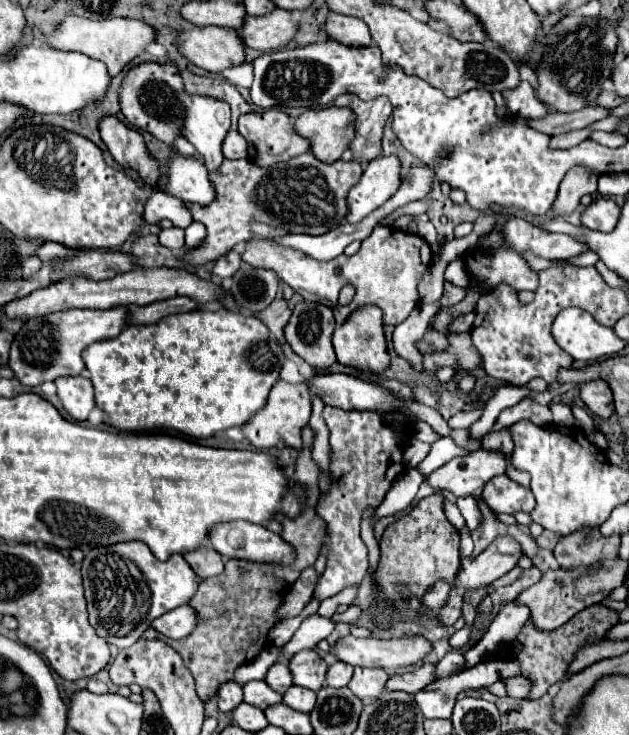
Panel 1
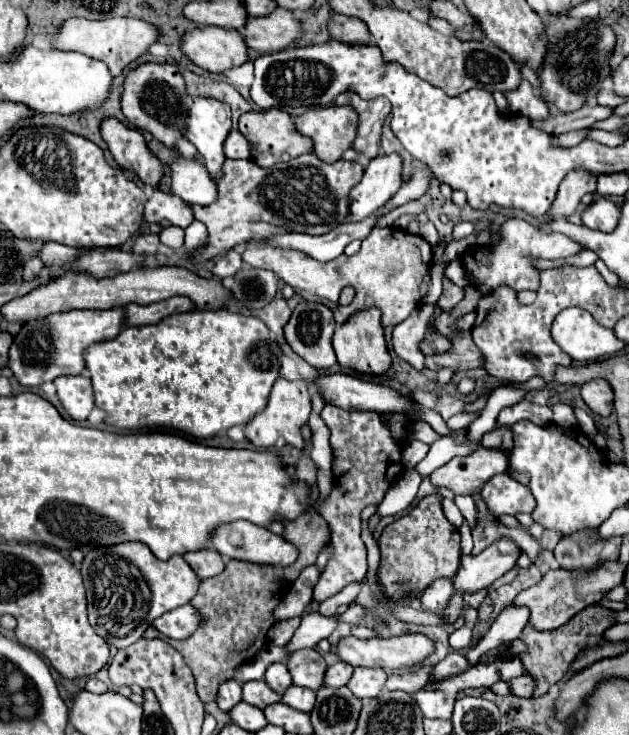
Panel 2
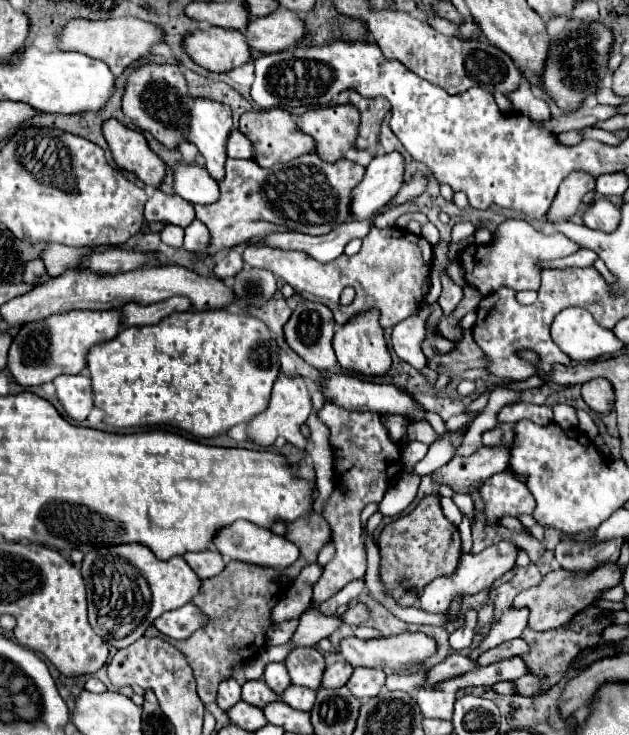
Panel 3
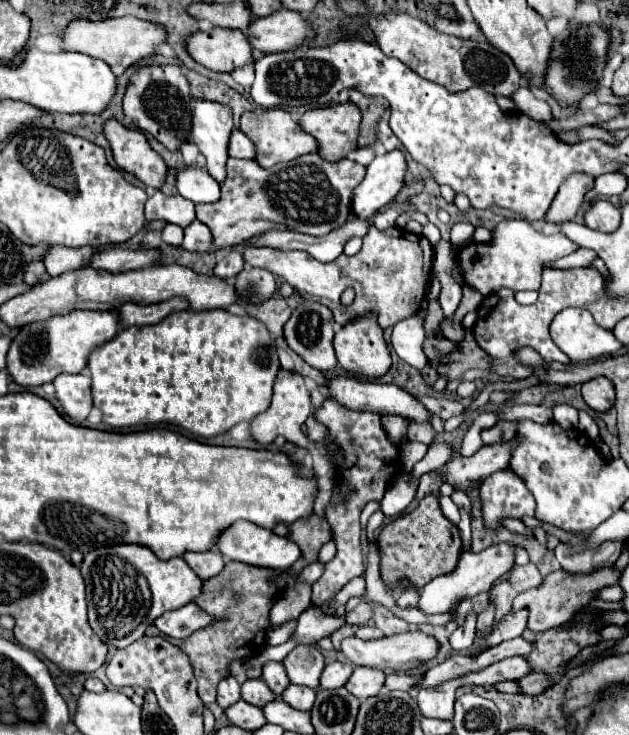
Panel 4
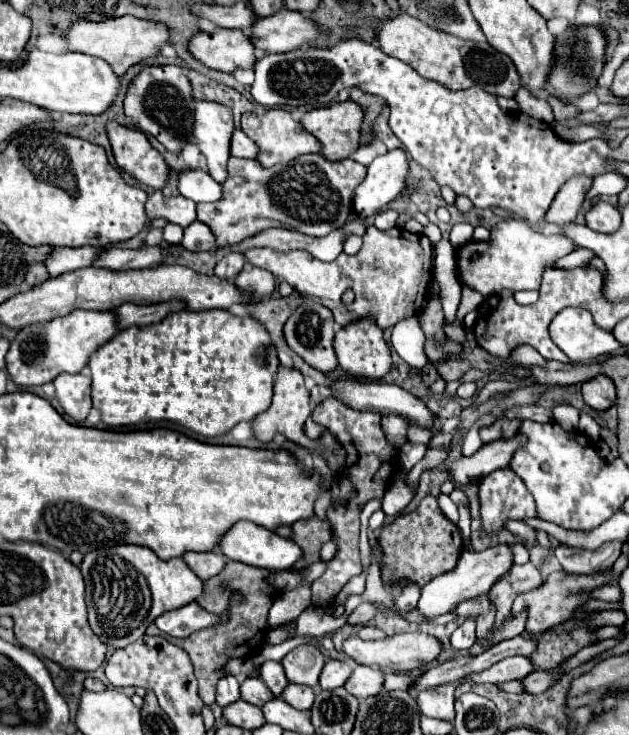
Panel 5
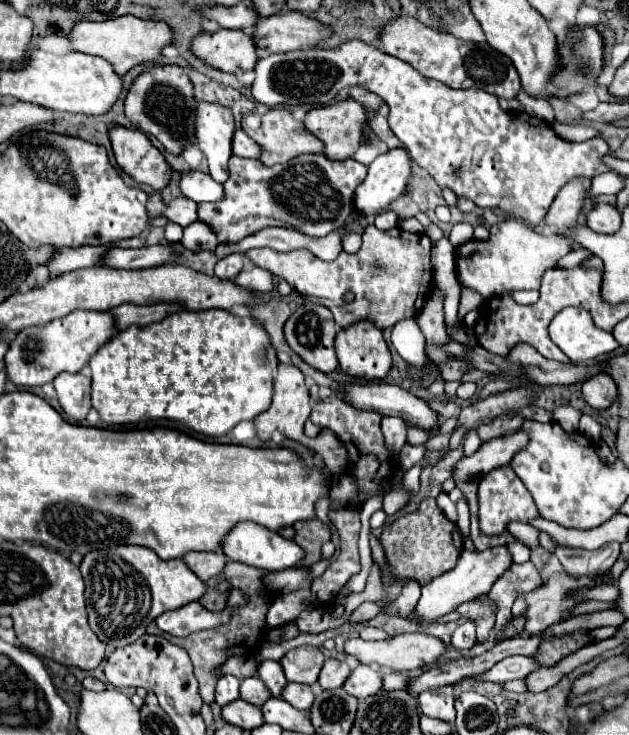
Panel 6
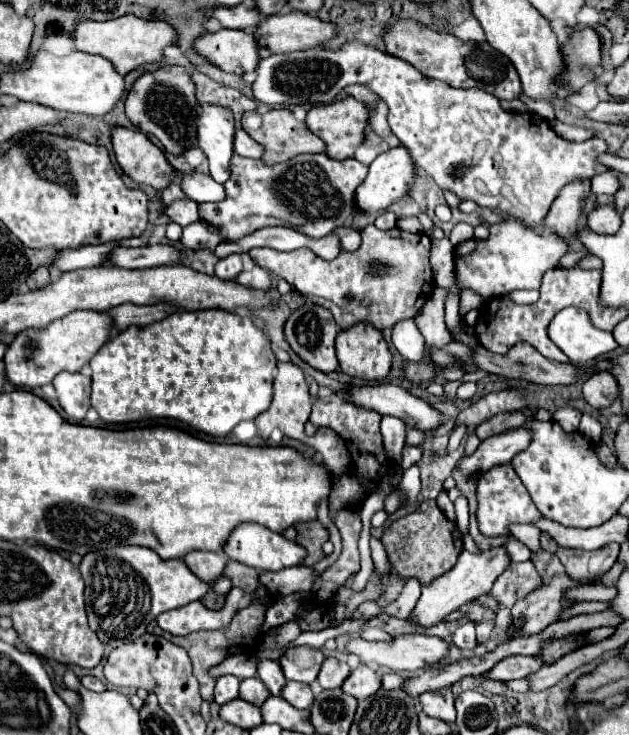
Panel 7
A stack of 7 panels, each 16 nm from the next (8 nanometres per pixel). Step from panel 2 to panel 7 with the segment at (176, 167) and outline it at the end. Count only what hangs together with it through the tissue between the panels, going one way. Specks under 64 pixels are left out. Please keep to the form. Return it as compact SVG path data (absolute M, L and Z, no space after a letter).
M192 172L182 176L182 192L194 200L194 202L220 202L224 200L224 188L222 184L214 182L208 174Z

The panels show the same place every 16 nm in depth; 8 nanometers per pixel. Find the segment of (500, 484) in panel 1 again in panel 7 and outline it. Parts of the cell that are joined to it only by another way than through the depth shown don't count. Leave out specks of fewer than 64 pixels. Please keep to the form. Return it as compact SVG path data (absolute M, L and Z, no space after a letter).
M510 464L492 468L492 472L484 472L478 478L478 526L480 532L488 538L508 534L510 522L534 522L540 520L540 512L534 506L532 498L528 496L528 490L518 480L514 468Z

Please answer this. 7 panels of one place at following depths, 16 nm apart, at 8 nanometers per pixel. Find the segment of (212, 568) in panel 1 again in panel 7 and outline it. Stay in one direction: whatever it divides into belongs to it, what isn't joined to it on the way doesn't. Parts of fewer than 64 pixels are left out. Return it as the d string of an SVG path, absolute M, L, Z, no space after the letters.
M188 552L184 562L200 580L210 582L224 572L226 556L222 552Z

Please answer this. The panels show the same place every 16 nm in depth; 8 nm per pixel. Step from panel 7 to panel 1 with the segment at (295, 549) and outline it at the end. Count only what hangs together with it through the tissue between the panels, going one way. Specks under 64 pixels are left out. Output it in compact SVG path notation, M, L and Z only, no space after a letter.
M236 520L232 524L216 524L208 532L210 544L226 558L244 558L254 562L290 564L296 556L292 546L278 534L266 530L260 524Z

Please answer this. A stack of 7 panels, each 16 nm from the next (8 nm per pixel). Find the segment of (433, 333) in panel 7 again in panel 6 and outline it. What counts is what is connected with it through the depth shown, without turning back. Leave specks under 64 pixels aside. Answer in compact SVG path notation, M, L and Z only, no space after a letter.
M442 290L434 292L434 296L426 302L422 312L418 314L418 324L420 324L426 340L432 340L432 344L444 344L450 340L446 334L446 324L444 324Z

